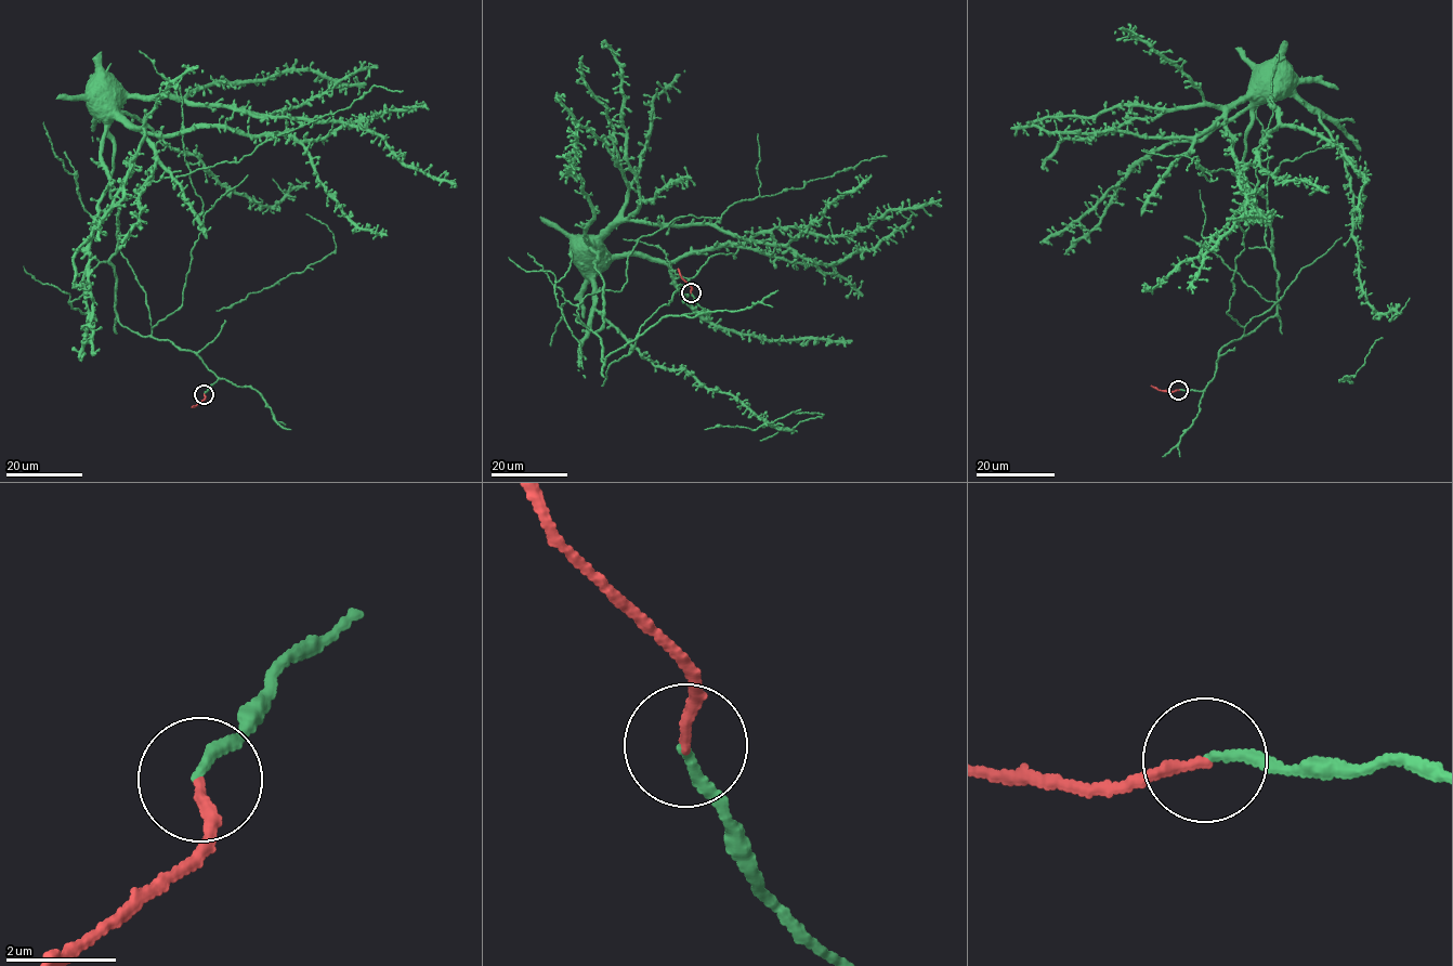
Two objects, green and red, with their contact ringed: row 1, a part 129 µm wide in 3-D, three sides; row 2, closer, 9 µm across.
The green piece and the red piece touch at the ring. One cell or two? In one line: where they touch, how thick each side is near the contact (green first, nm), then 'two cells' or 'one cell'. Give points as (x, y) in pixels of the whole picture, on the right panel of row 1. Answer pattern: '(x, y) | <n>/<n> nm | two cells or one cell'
(1178, 390) | 160/180 nm | one cell

